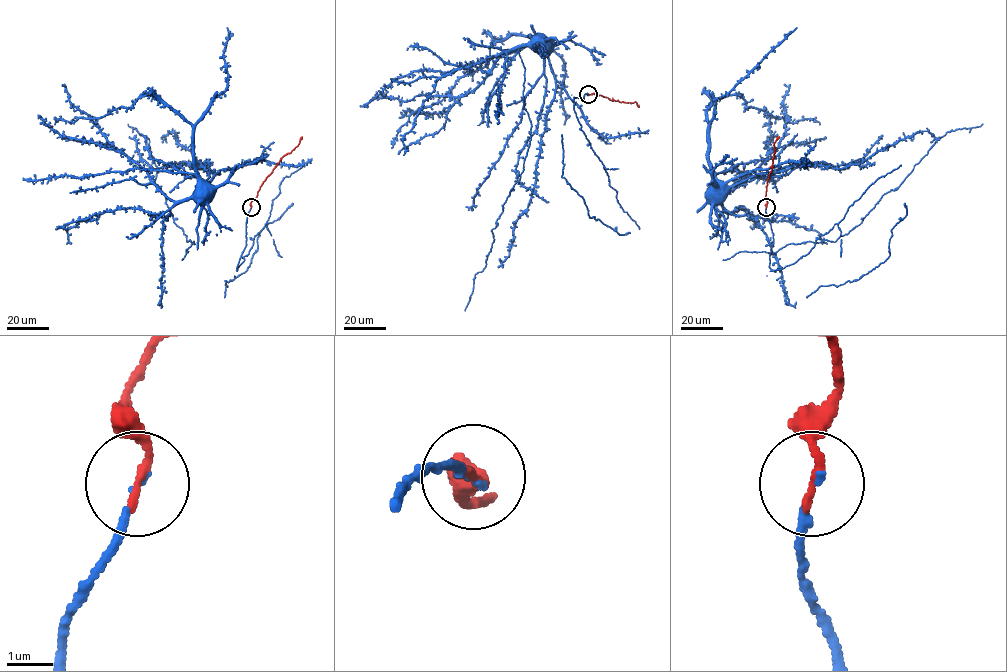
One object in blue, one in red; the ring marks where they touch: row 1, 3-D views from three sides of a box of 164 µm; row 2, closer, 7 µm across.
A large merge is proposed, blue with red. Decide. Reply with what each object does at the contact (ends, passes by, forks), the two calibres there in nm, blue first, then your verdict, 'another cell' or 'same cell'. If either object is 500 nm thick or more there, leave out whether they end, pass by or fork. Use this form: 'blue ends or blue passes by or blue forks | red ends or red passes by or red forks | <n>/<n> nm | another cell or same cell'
blue ends | red ends | 110/190 nm | same cell

